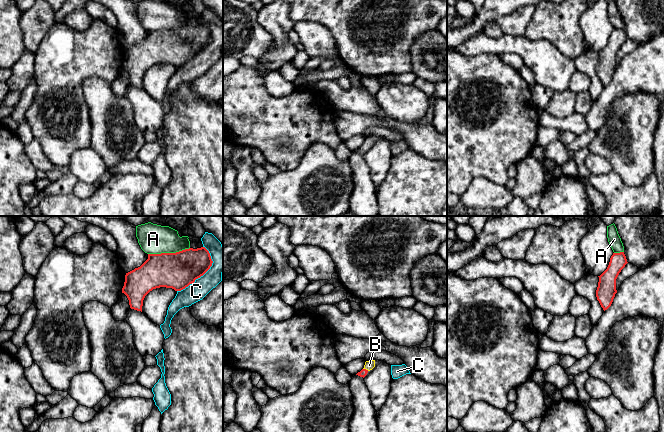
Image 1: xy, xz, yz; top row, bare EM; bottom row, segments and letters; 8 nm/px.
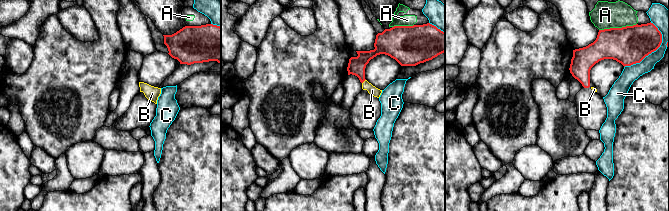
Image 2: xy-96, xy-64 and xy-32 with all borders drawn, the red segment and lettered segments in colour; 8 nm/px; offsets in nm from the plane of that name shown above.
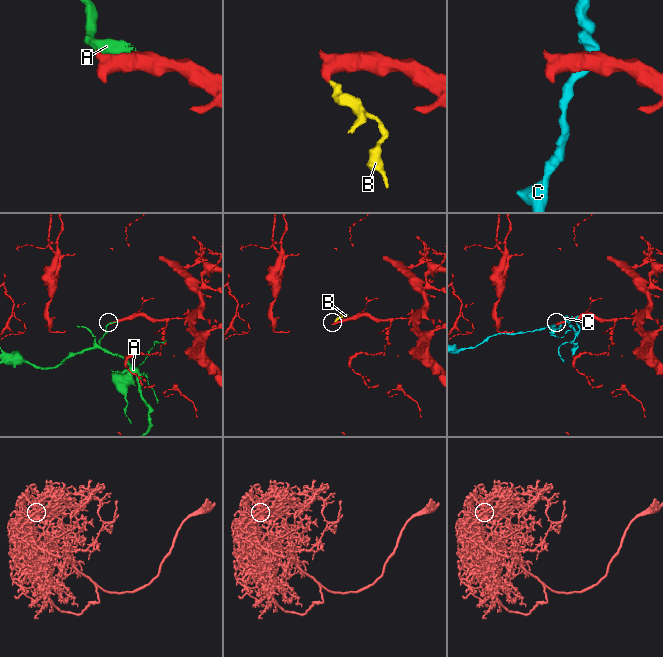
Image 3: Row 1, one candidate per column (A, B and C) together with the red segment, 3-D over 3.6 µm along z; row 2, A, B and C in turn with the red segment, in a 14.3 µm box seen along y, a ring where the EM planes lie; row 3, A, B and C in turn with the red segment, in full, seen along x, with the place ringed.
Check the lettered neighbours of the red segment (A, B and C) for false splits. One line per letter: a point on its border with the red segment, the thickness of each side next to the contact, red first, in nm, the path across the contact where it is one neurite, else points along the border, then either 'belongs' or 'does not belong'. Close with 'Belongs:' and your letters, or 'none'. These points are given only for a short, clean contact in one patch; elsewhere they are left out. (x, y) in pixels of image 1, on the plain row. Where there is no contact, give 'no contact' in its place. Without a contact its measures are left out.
A: contact xy (168, 29); calibres 300 and 240 nm; does not belong
B: contact xz (365, 145); calibres 60 and 80 nm; way xz (363, 148), (365, 145), (369, 141); belongs
C: contact xy (204, 49); calibres 300 and 170 nm; does not belong
Belongs: B

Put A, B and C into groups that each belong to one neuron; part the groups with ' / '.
A / B / C

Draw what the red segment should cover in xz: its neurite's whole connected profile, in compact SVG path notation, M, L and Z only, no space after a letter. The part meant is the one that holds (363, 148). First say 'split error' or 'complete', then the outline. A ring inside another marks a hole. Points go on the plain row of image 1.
split error; M369 136L365 138L364 144L358 148L356 151L360 153L365 153L367 149L375 143L375 136Z

